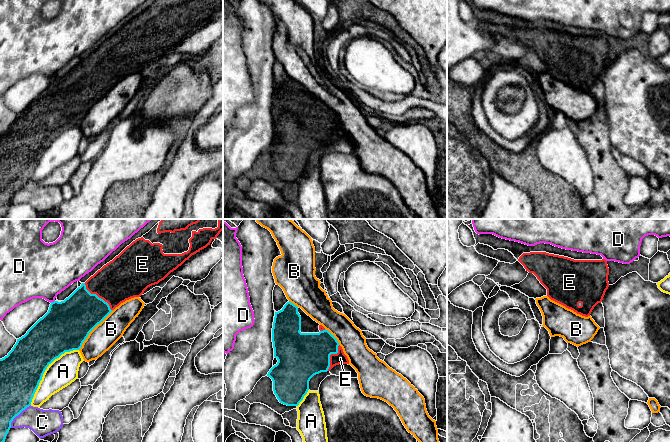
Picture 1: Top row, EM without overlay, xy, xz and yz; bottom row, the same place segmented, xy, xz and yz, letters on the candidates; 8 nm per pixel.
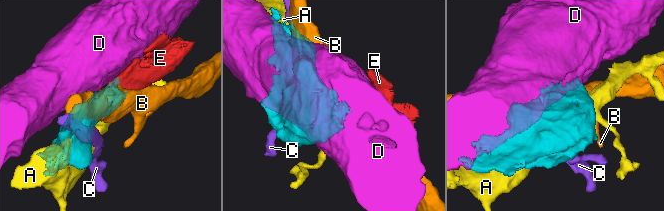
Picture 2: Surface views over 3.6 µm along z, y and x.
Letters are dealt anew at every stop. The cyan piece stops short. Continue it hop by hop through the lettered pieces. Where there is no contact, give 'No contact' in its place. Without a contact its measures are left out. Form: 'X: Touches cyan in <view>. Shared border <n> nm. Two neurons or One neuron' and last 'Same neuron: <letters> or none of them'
A: Touches cyan in xy. Shared border 600 nm. Two neurons
B: Touches cyan in xy. Shared border 420 nm. Two neurons
C: Touches cyan in xy. Shared border 260 nm. Two neurons
D: Touches cyan in xy. Shared border 40 nm. Two neurons
E: Touches cyan in xy. Shared border 320 nm. One neuron
Same neuron: E

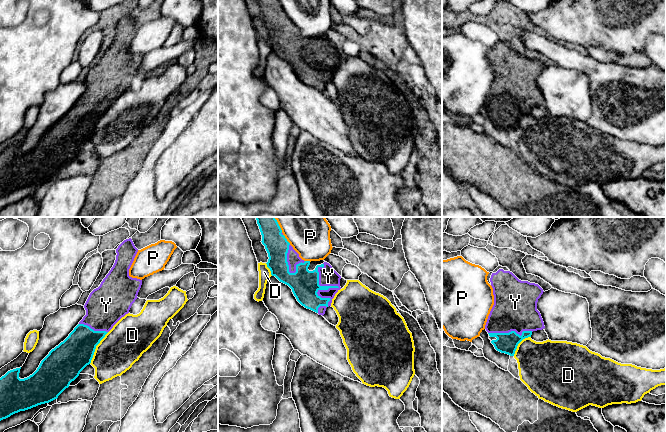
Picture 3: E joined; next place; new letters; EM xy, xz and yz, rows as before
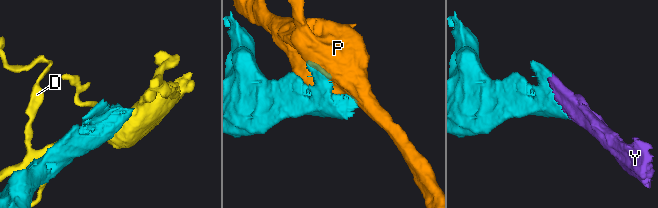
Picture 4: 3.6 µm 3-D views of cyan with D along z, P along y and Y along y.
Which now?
D: Touches cyan in xy. Shared border 300 nm. Two neurons
P: Touches cyan in xz. Shared border 110 nm. Two neurons
Y: Touches cyan in xz. Shared border 400 nm. One neuron
Same neuron: Y

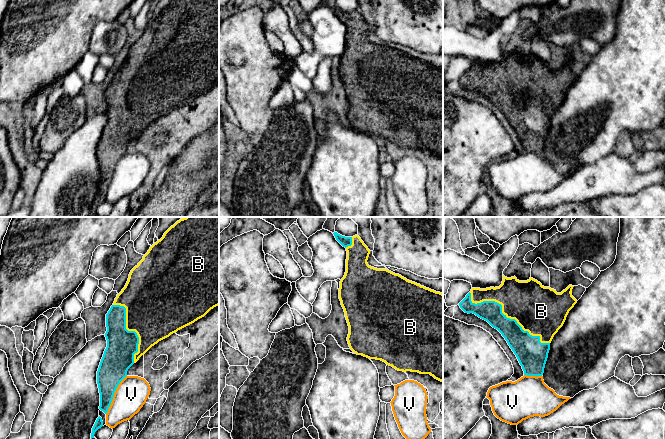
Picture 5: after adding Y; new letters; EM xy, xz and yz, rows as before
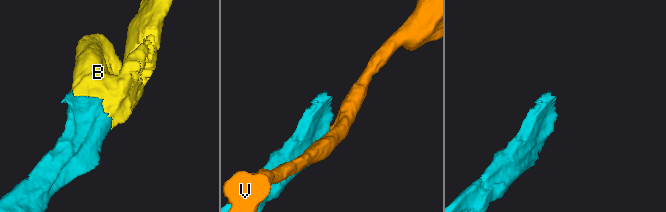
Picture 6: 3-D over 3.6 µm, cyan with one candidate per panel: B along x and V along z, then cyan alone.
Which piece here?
B: Touches cyan in yz. Shared border 750 nm. One neuron
V: Touches cyan in xy. Shared border 360 nm. Two neurons
Same neuron: B

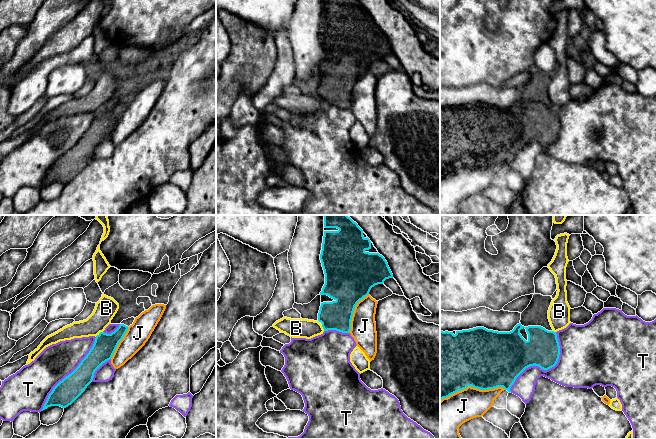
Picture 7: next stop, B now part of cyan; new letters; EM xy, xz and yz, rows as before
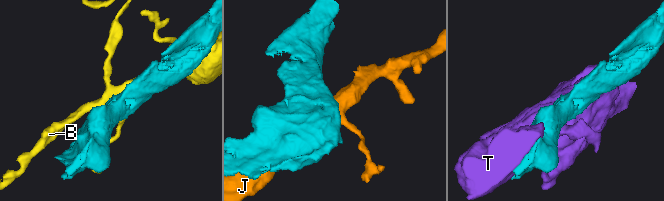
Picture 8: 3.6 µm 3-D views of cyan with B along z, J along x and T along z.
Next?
B: Touches cyan in xy. Shared border 80 nm. Two neurons
J: Touches cyan in yz. Shared border 550 nm. Two neurons
T: Touches cyan in yz. Shared border 600 nm. Two neurons
Same neuron: none of them

